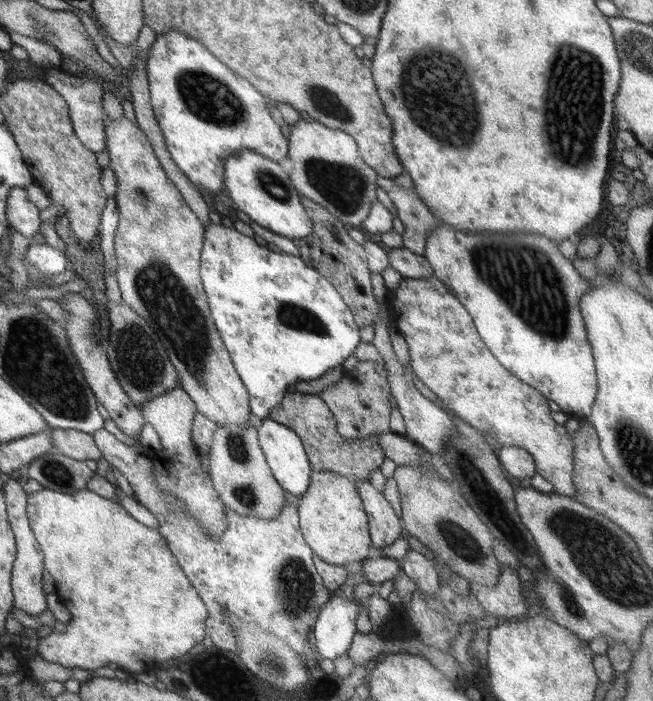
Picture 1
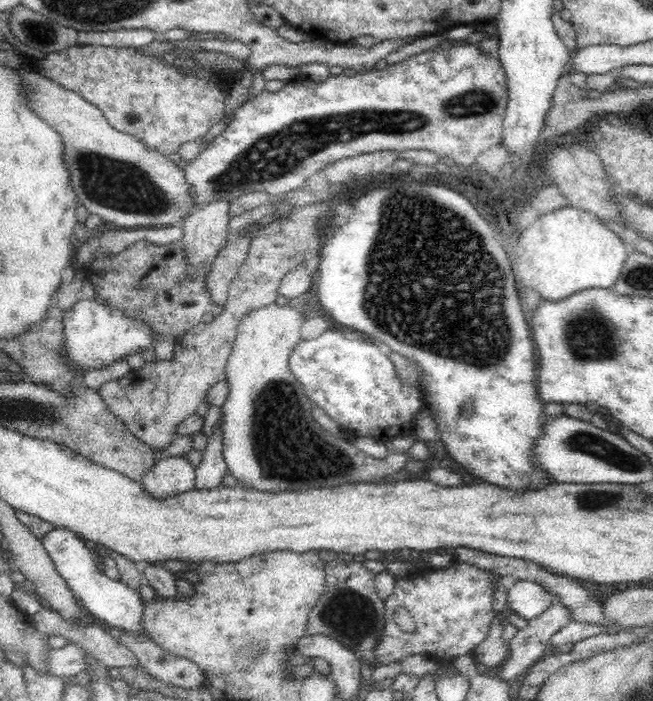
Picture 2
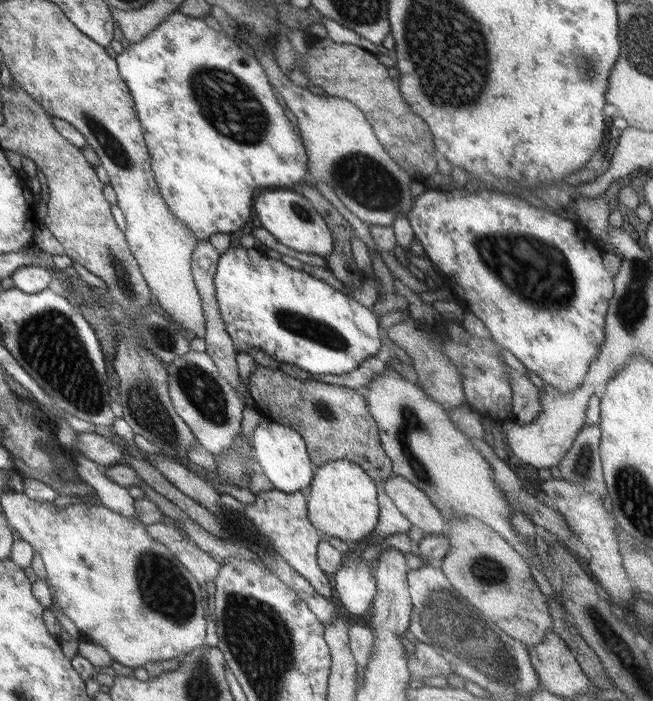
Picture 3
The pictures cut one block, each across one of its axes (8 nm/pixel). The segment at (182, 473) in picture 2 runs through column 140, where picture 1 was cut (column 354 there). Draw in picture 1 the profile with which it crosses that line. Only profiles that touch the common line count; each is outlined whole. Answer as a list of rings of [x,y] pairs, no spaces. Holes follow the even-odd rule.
[[[368,480],[353,483],[367,514],[371,551],[376,555],[374,552],[378,552],[378,549],[389,546],[397,540],[403,530],[402,524],[399,524],[399,518],[383,498],[382,492],[379,492]]]

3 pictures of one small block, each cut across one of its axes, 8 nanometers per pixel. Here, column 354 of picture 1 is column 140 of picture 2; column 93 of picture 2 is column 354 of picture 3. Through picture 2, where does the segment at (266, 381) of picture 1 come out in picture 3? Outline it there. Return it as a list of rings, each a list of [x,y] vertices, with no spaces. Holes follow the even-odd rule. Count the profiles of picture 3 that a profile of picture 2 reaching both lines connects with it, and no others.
[[[229,248],[219,256],[213,287],[219,315],[235,350],[255,347],[277,362],[293,364],[309,374],[351,372],[374,355],[383,341],[378,318],[370,309],[253,248]]]

